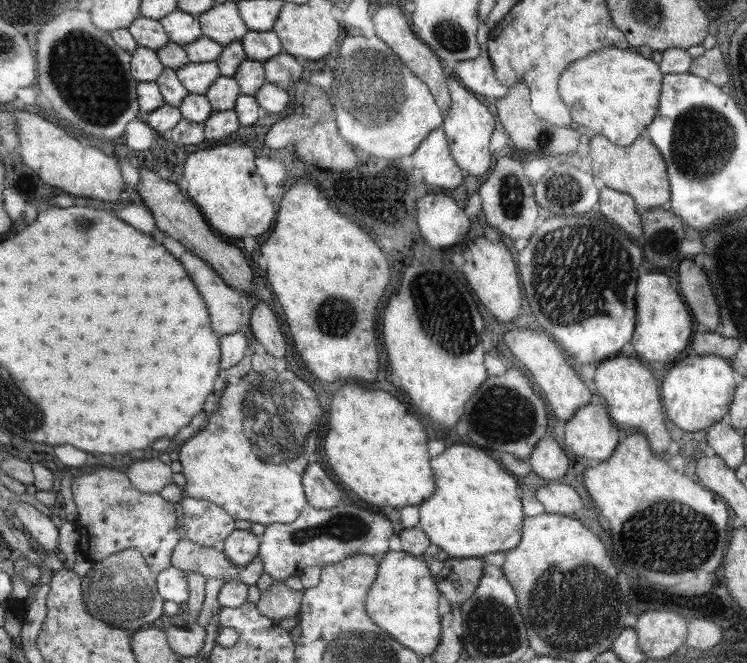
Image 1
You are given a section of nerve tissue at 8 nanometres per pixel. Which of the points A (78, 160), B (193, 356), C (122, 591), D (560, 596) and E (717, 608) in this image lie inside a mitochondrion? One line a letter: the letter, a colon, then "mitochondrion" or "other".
A: other
B: other
C: mitochondrion
D: mitochondrion
E: other

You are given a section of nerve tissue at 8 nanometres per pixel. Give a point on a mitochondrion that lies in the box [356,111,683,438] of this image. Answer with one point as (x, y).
(598, 254)

